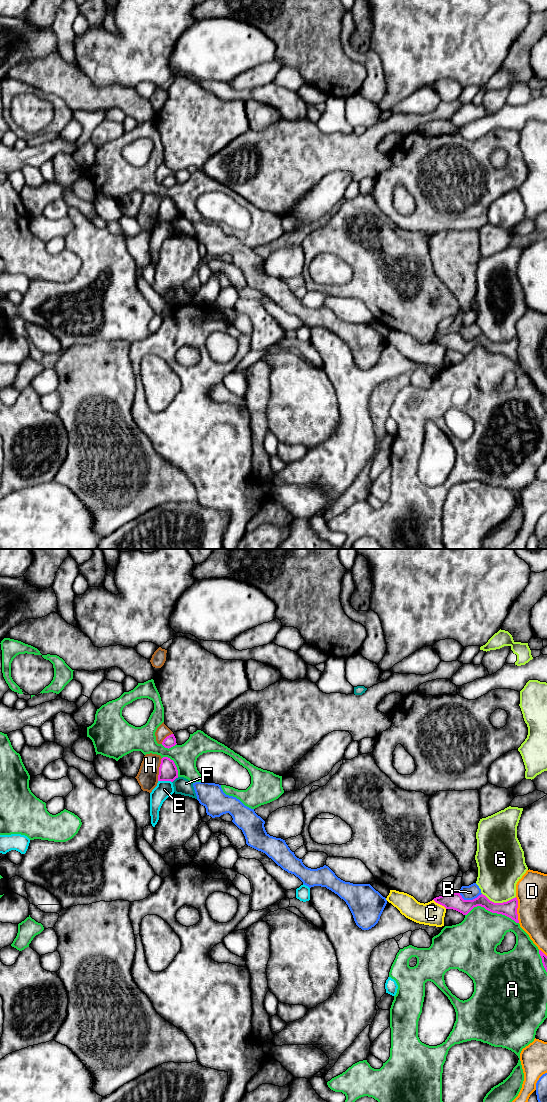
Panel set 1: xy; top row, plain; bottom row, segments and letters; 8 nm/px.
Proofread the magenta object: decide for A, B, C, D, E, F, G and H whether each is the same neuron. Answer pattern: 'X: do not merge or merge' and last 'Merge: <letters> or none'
A: do not merge
B: do not merge
C: do not merge
D: do not merge
E: do not merge
F: do not merge
G: do not merge
H: do not merge
Merge: none

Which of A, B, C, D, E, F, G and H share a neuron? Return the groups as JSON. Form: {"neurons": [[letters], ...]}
{"neurons": [["A"], ["B", "H"], ["C"], ["D"], ["E"], ["F"], ["G"]]}

